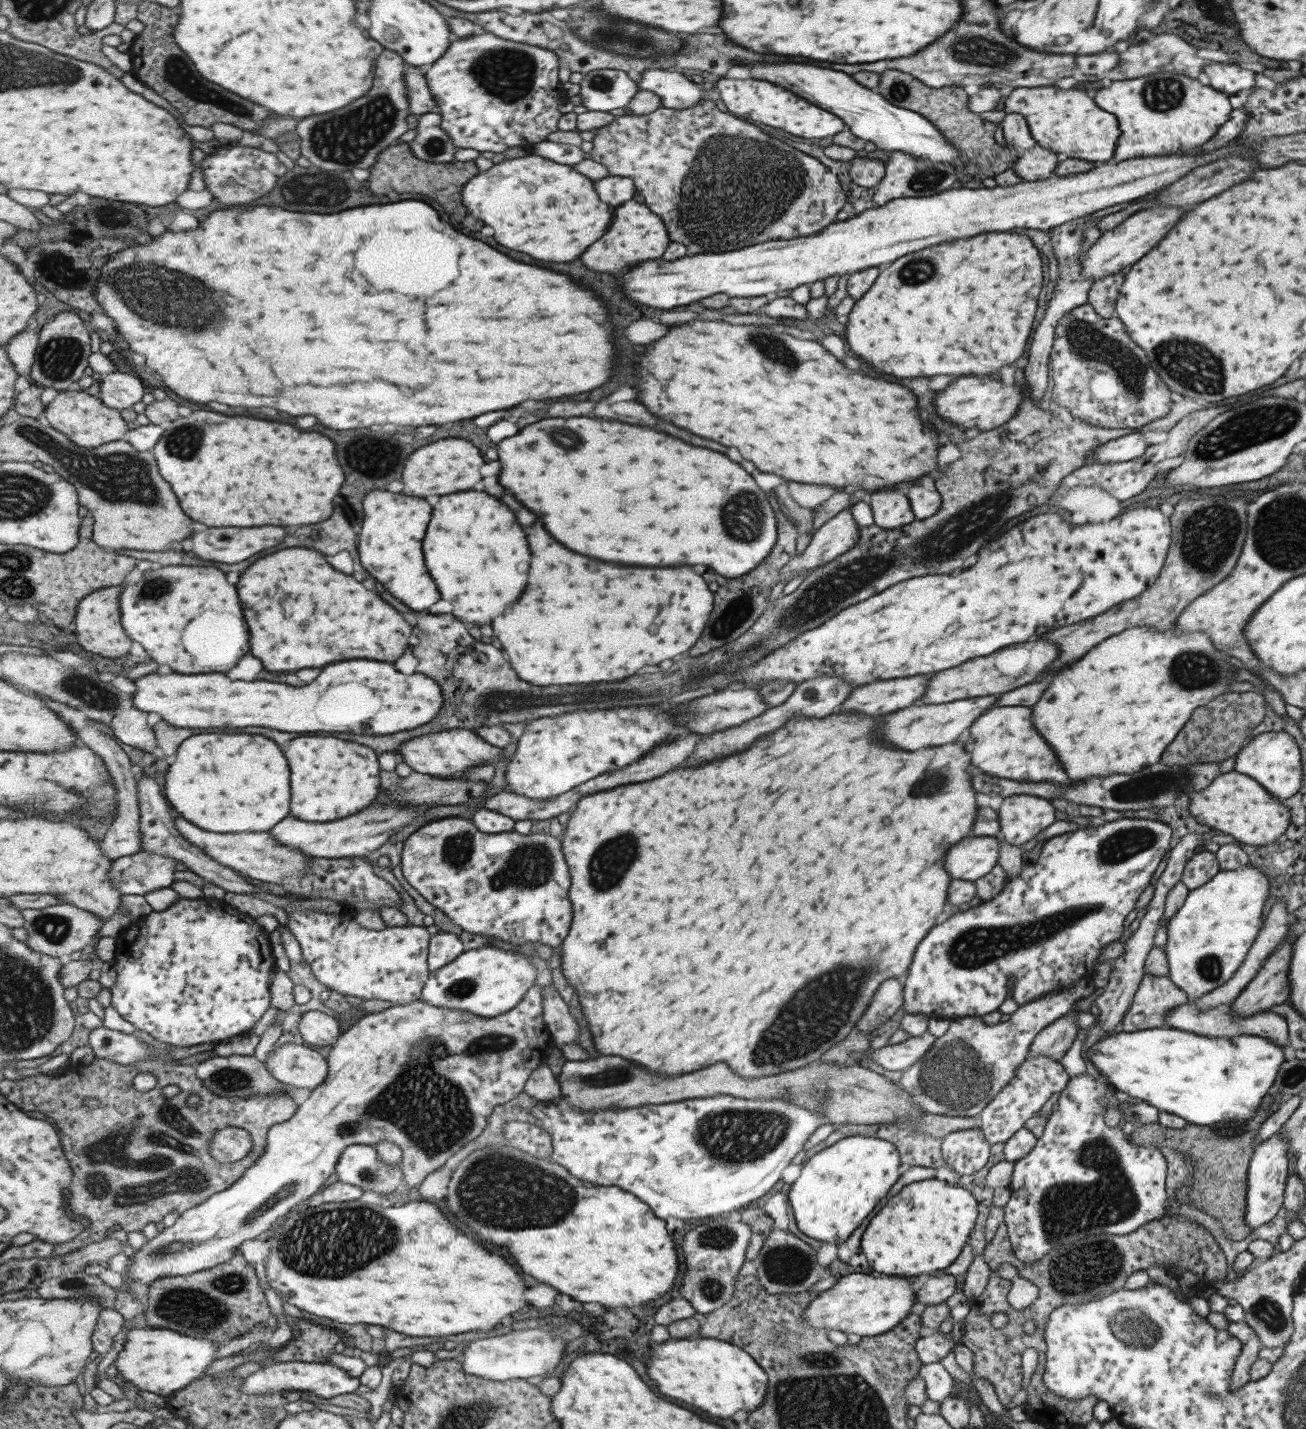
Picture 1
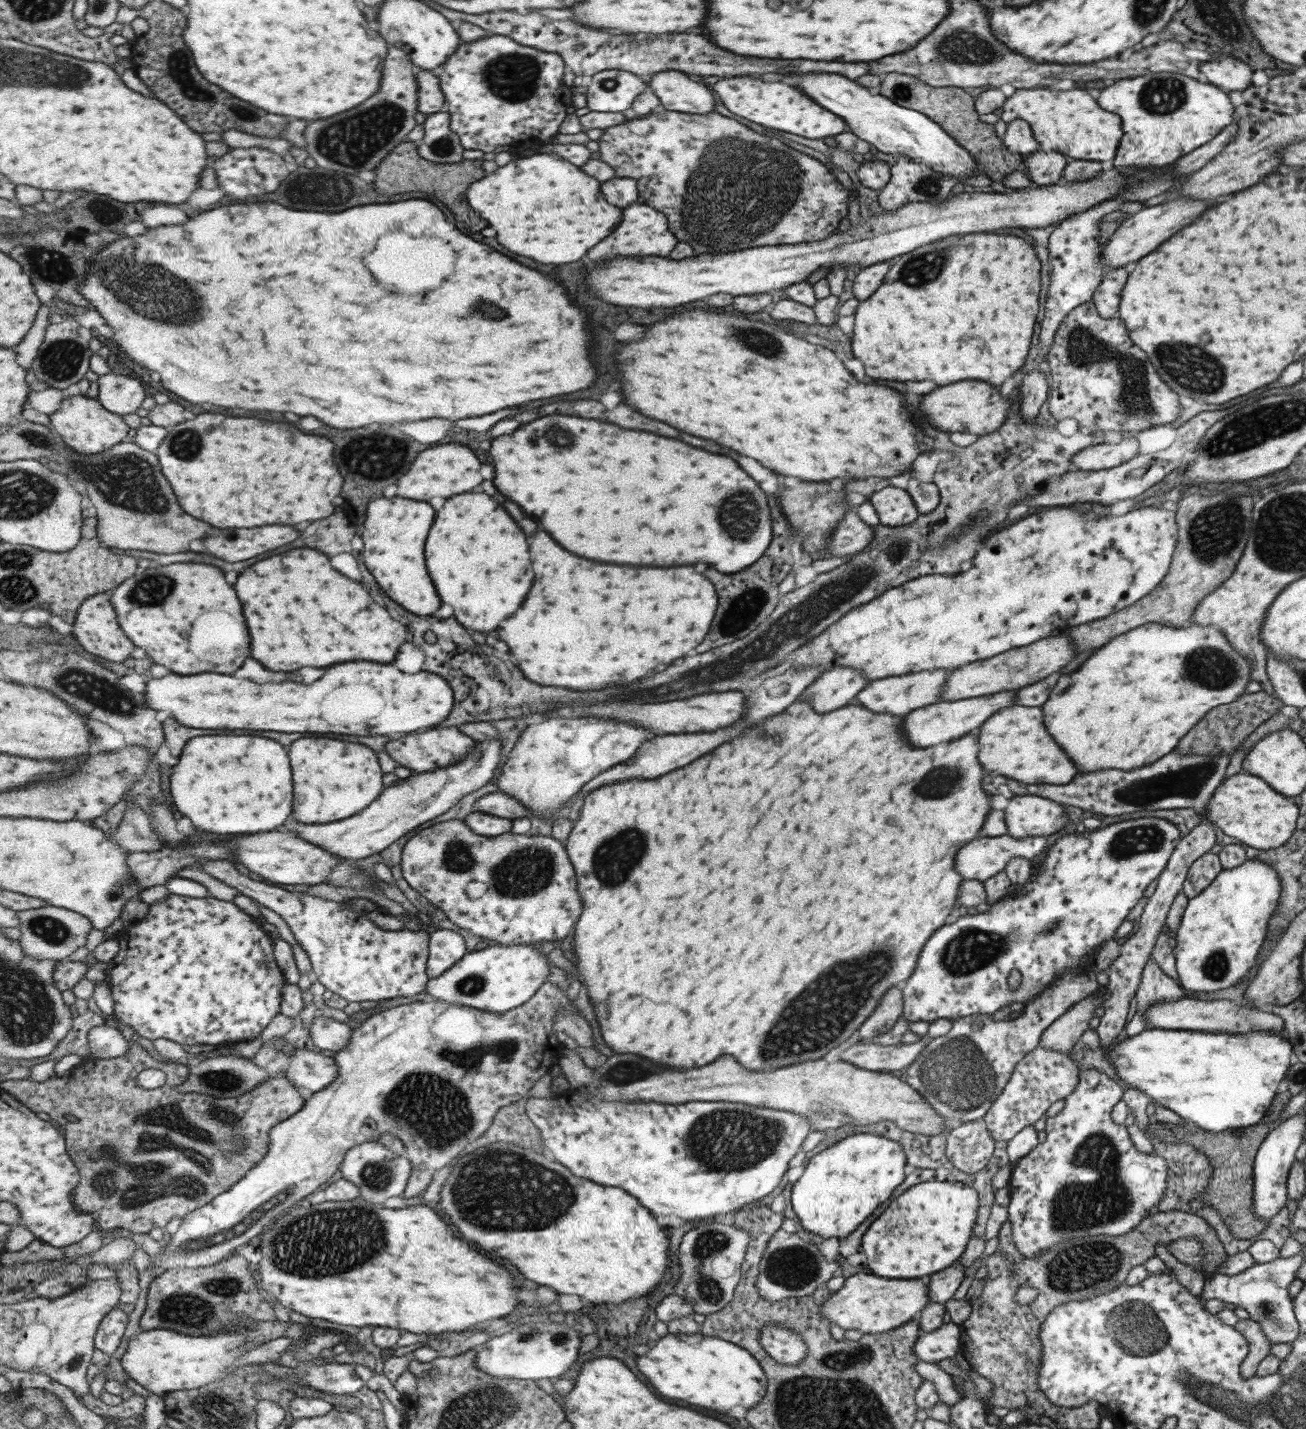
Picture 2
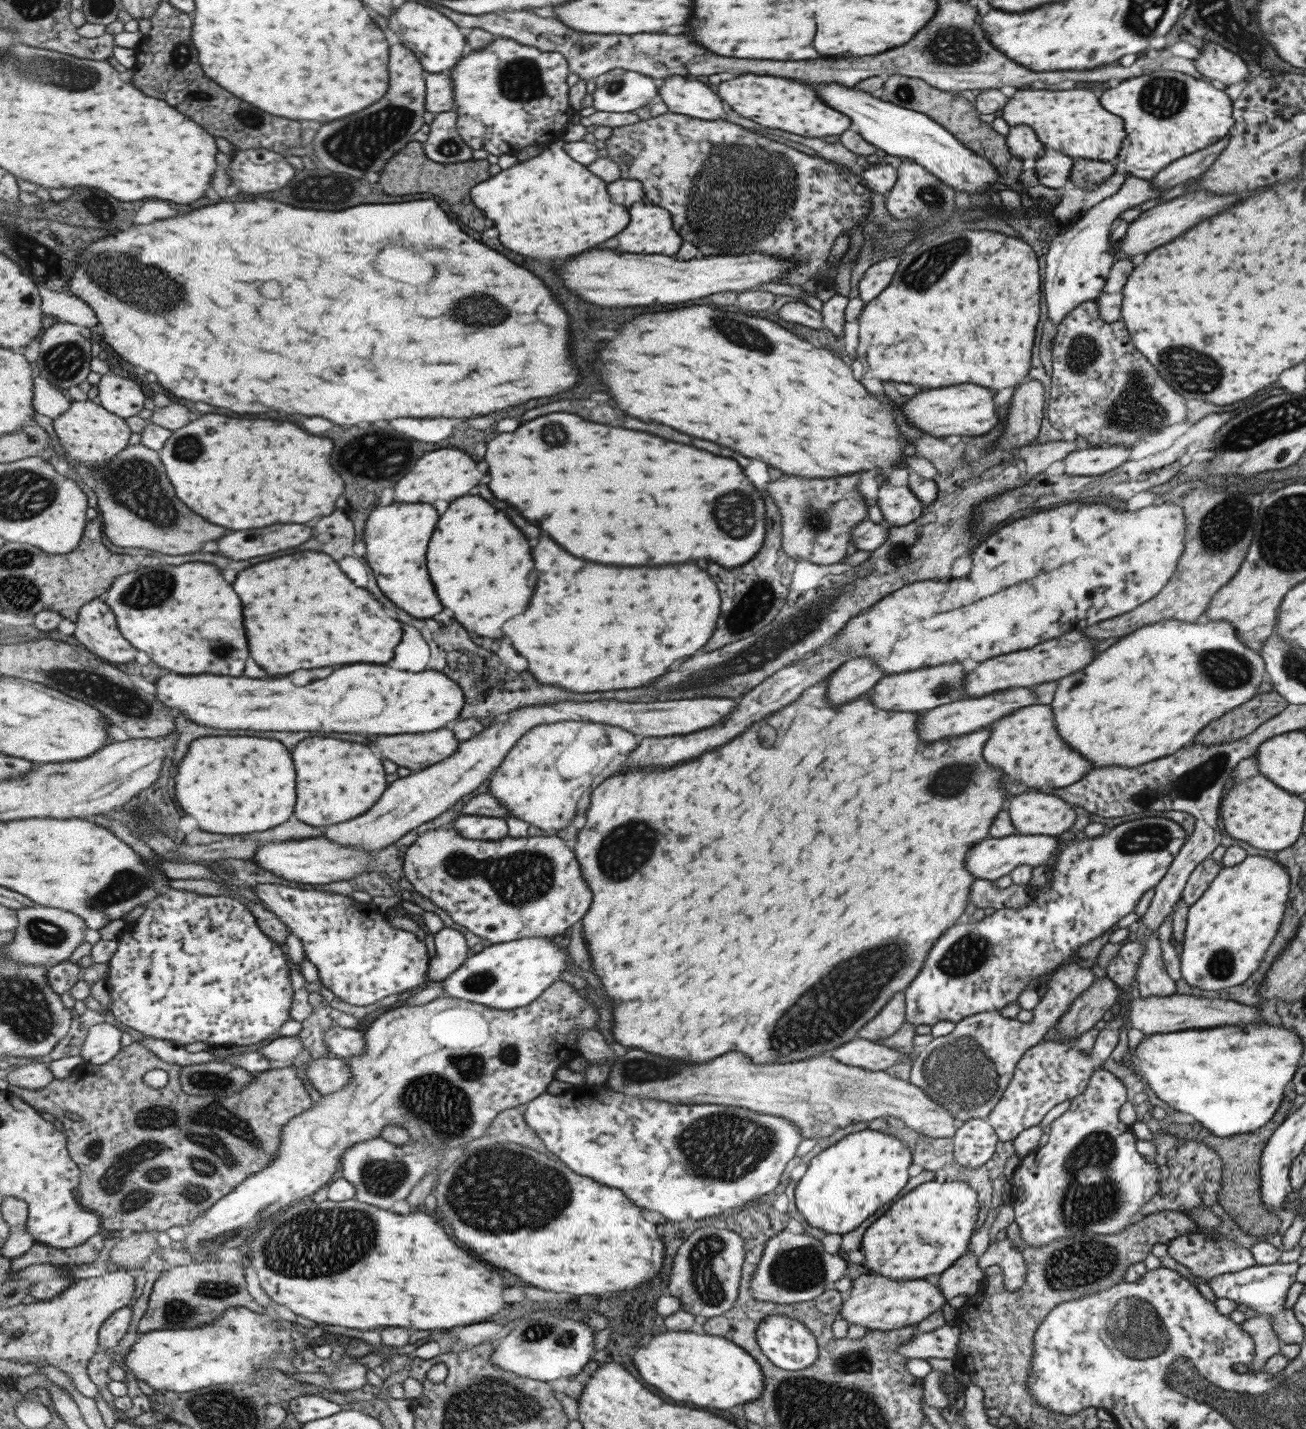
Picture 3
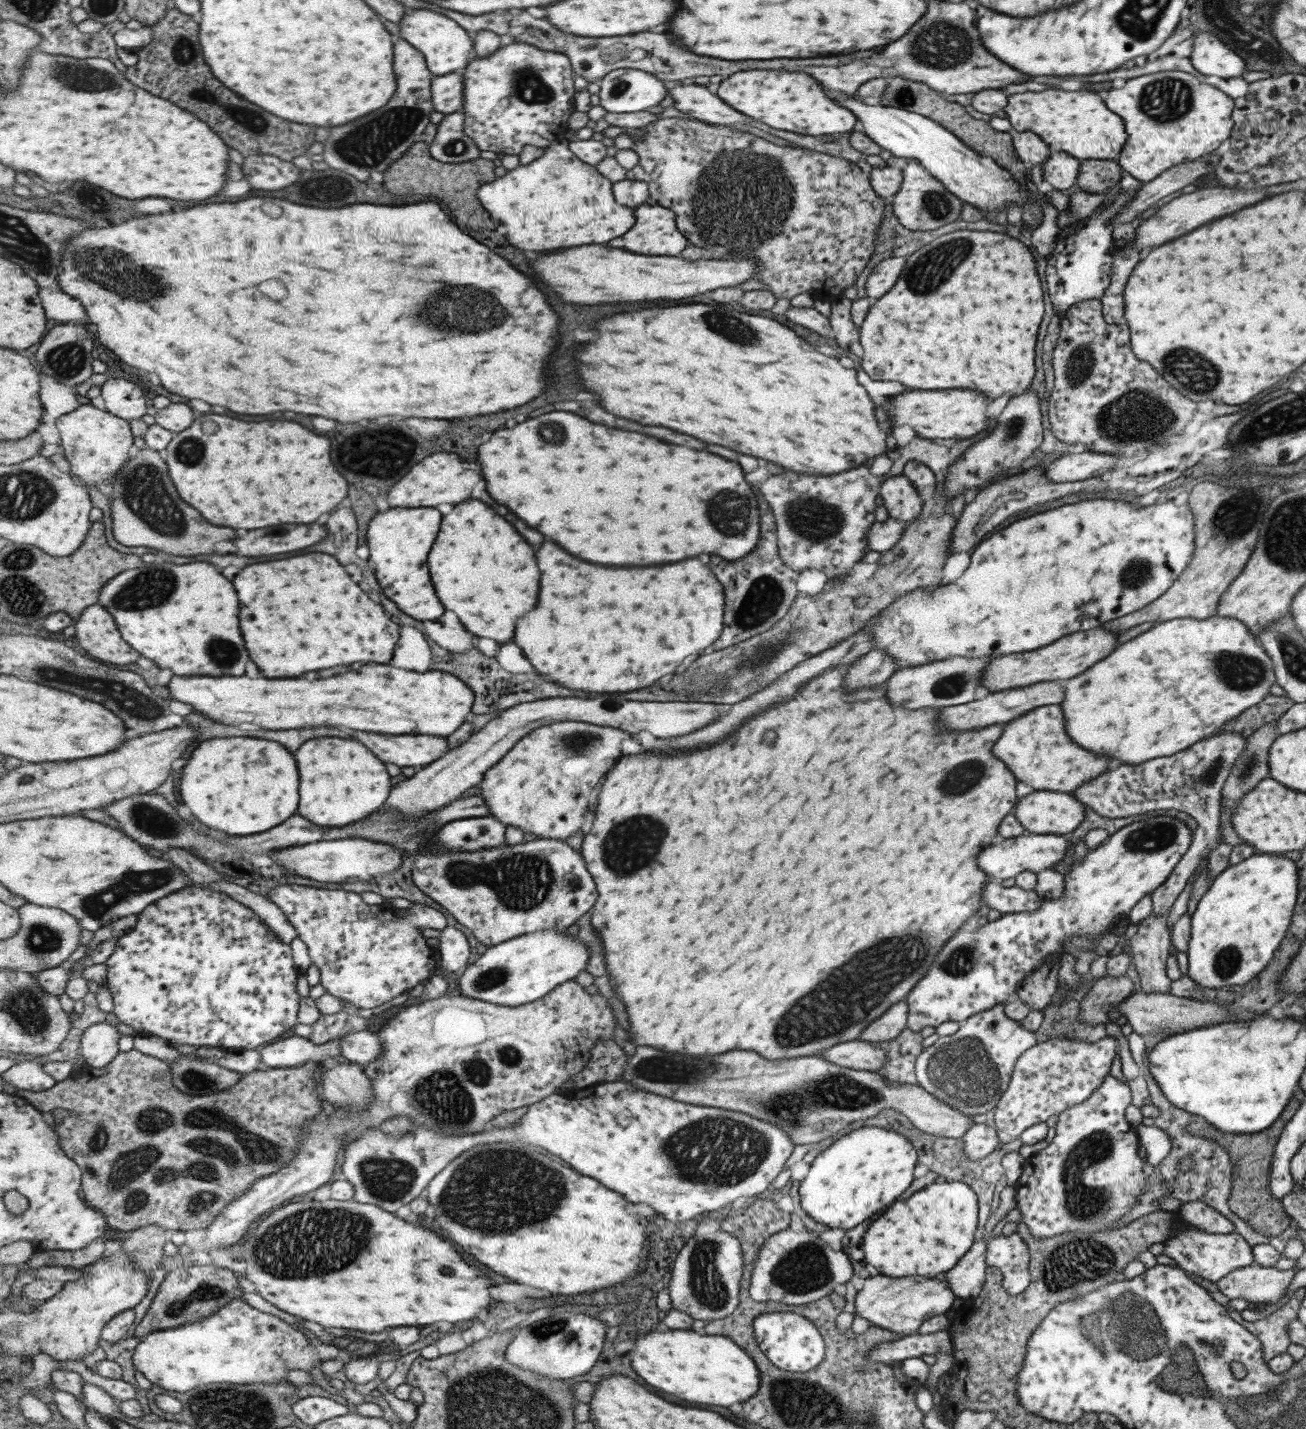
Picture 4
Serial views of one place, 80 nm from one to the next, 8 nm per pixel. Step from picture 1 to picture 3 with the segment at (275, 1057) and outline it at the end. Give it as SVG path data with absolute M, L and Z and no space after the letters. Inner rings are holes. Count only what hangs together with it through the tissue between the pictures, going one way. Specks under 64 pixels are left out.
M345 1058L313 1059L309 1063L303 1063L305 1069L302 1077L321 1094L331 1094L341 1090L350 1083L353 1073Z

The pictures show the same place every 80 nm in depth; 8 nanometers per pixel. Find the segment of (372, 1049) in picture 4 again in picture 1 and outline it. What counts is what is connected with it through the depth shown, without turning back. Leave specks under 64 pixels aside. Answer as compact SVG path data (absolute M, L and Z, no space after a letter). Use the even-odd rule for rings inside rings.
M310 1010L302 1014L297 1023L298 1030L306 1043L319 1046L331 1046L338 1041L341 1033L339 1022L323 1012Z

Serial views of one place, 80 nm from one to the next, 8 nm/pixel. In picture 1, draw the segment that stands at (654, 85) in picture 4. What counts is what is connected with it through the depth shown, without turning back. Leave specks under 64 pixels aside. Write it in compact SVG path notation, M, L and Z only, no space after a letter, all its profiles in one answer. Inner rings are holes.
M592 70L580 85L582 104L589 111L609 112L617 108L626 108L640 91L638 81L623 70Z

